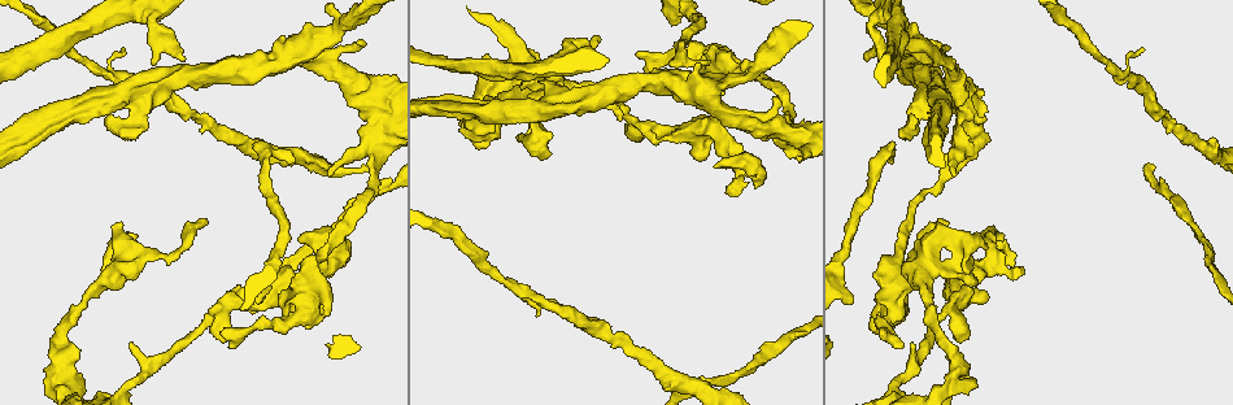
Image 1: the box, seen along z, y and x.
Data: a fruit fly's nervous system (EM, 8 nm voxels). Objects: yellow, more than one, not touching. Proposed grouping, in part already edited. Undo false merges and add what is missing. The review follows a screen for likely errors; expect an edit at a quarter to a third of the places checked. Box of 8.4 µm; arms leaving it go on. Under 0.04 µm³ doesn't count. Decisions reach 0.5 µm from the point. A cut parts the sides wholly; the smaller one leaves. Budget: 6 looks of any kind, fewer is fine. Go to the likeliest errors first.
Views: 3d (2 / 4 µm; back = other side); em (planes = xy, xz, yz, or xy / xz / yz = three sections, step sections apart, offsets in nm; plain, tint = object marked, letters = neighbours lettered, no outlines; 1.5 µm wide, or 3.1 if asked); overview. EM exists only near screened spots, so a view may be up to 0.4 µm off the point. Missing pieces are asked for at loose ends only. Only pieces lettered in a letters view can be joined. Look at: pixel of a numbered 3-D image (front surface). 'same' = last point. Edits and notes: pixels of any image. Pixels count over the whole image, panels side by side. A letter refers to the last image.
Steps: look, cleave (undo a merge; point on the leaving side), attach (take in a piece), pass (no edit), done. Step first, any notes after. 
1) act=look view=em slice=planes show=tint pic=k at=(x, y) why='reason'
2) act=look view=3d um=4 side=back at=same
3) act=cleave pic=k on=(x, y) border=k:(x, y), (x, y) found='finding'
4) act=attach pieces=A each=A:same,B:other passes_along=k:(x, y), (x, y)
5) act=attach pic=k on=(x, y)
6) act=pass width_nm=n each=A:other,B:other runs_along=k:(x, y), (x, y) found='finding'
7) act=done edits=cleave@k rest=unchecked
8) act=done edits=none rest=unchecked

act=look view=em slice=xy step=4 show=tint pic=1 at=(946, 225) why='tapers out'

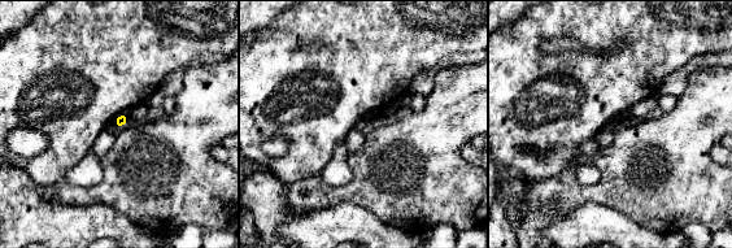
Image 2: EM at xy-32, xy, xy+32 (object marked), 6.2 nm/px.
act=look view=em slice=planes show=letters at=same

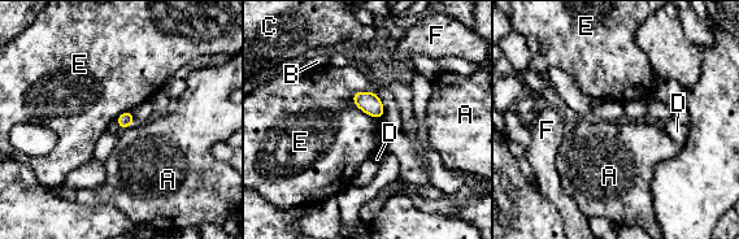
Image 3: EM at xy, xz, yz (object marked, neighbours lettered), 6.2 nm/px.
act=pass width_nm=90 longest_contact=E:240nm each=A:other,B:other,C:other,D:other,E:other,F:other found='no lettered piece goes on from it'

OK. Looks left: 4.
act=look view=em slice=planes show=plain pic=1 at=(200, 117) why='a narrow waist'

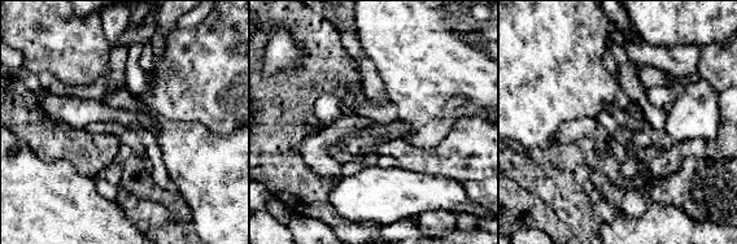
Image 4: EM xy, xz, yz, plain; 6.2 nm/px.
act=look view=em slice=planes show=letters at=same

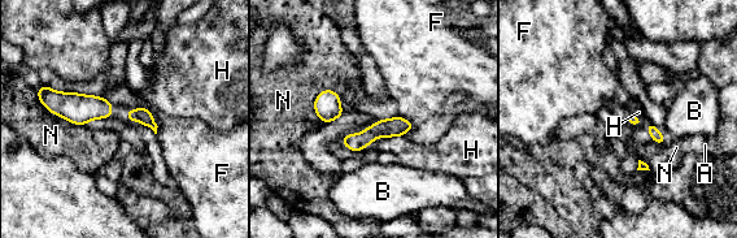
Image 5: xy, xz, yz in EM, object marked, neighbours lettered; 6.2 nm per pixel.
act=pass longest_contact=N:220nm each=A:other,B:other,F:other,H:other,N:other runs_along=5:(409, 126), (345, 141) found='continuous, no second neuron'

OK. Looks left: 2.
act=look view=3d um=2 pic=1 at=(891, 387) why='sudden change in width'

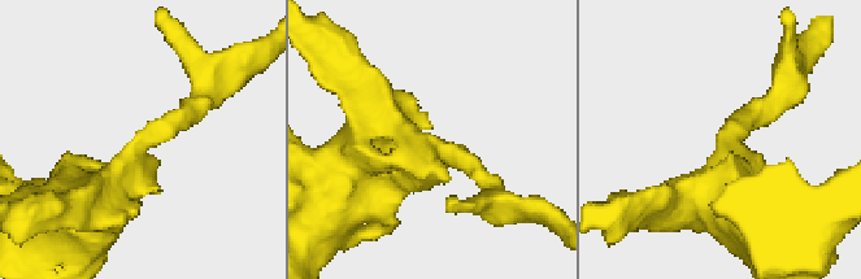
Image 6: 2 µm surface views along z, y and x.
act=look view=em slice=xy step=8 show=letters pic=6 at=(141, 142) why='now the EM'

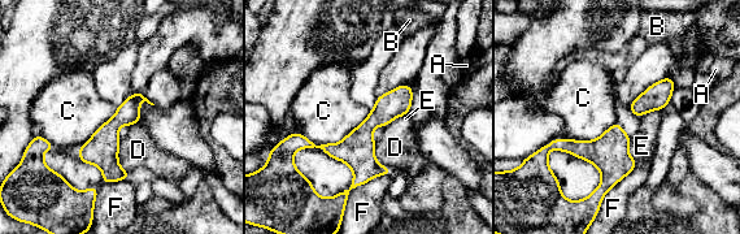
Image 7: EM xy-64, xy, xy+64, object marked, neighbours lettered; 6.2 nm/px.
act=pass longest_contact=C:480nm each=A:other,B:other,C:other,D:other,E:other,F:other border=7:(370, 112), (335, 143), (297, 133) found='continuous, no second neuron'

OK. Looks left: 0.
act=done edits=none rest=unchecked

